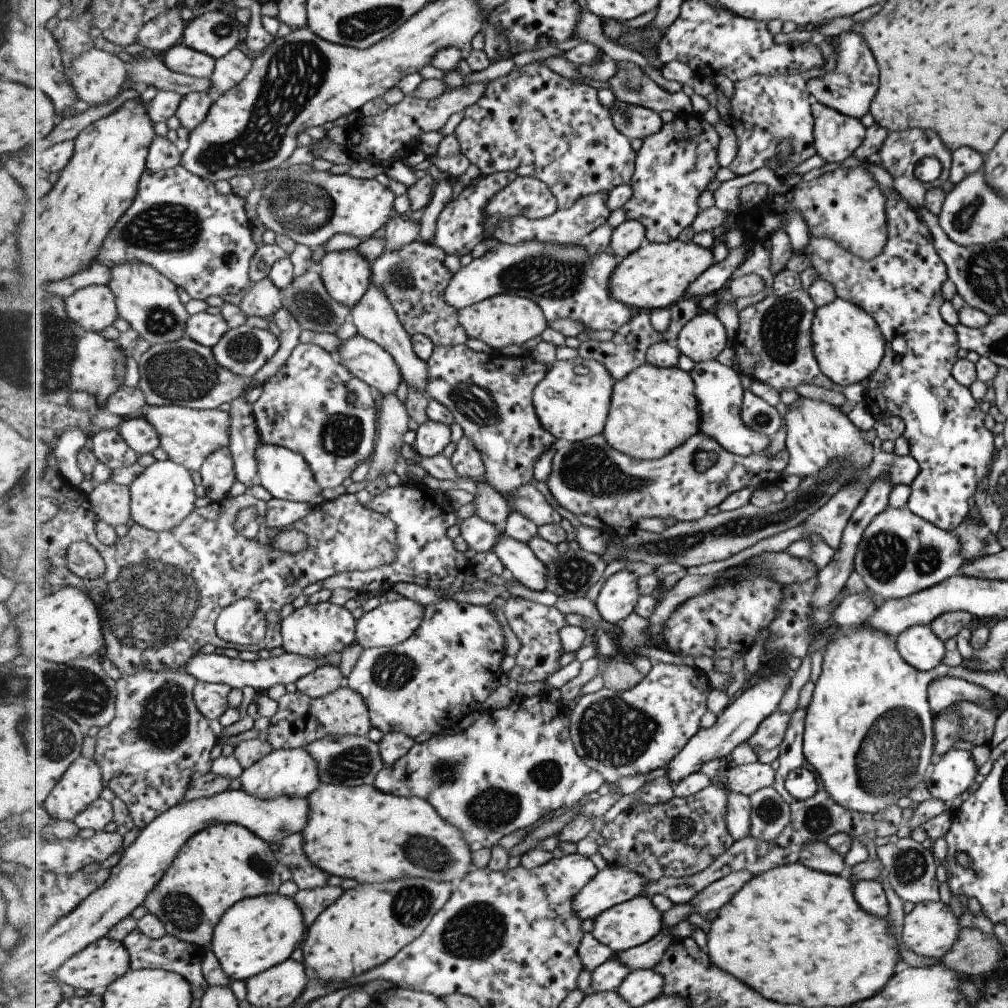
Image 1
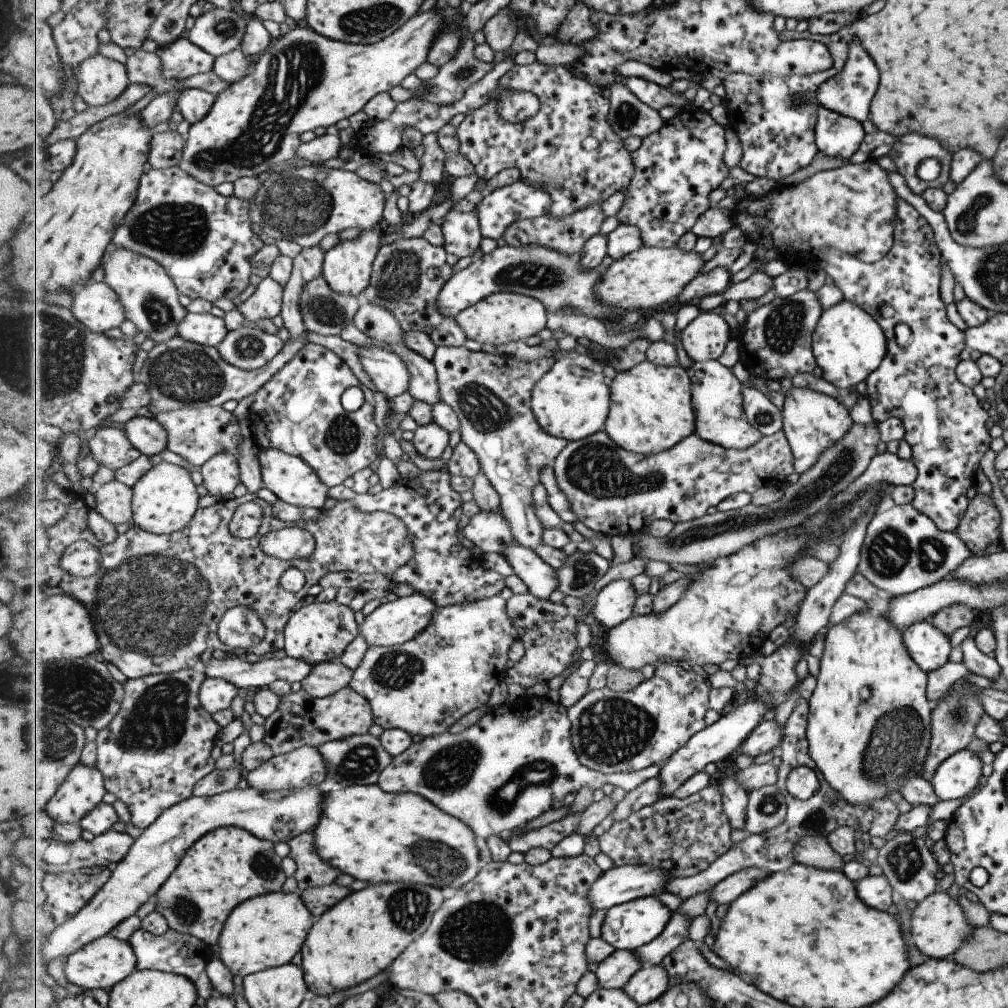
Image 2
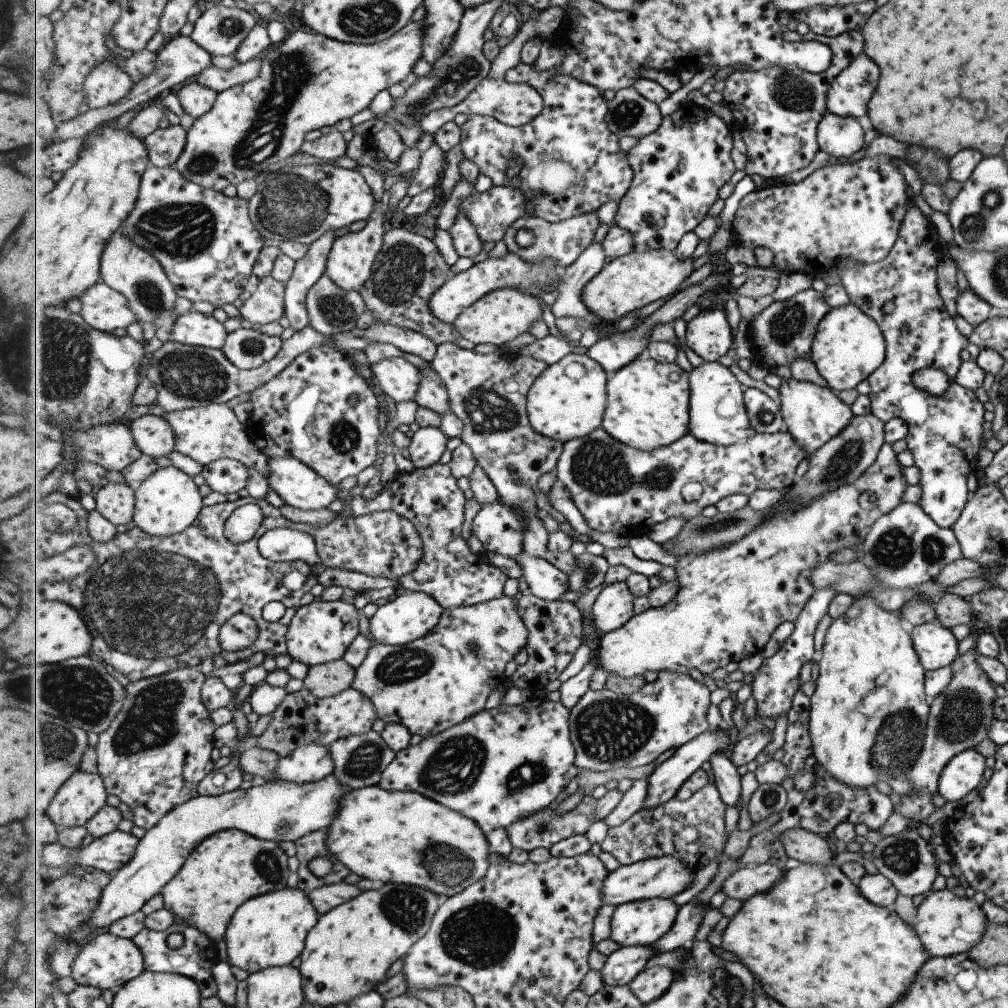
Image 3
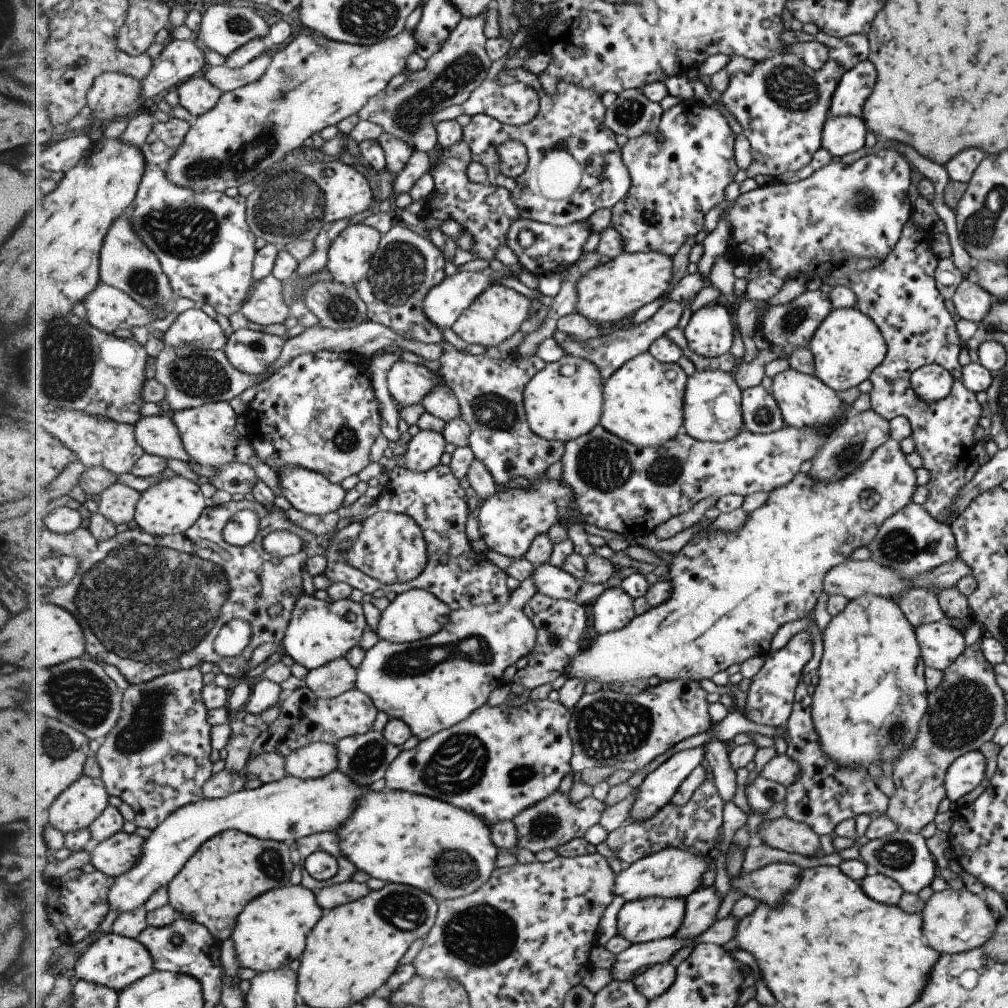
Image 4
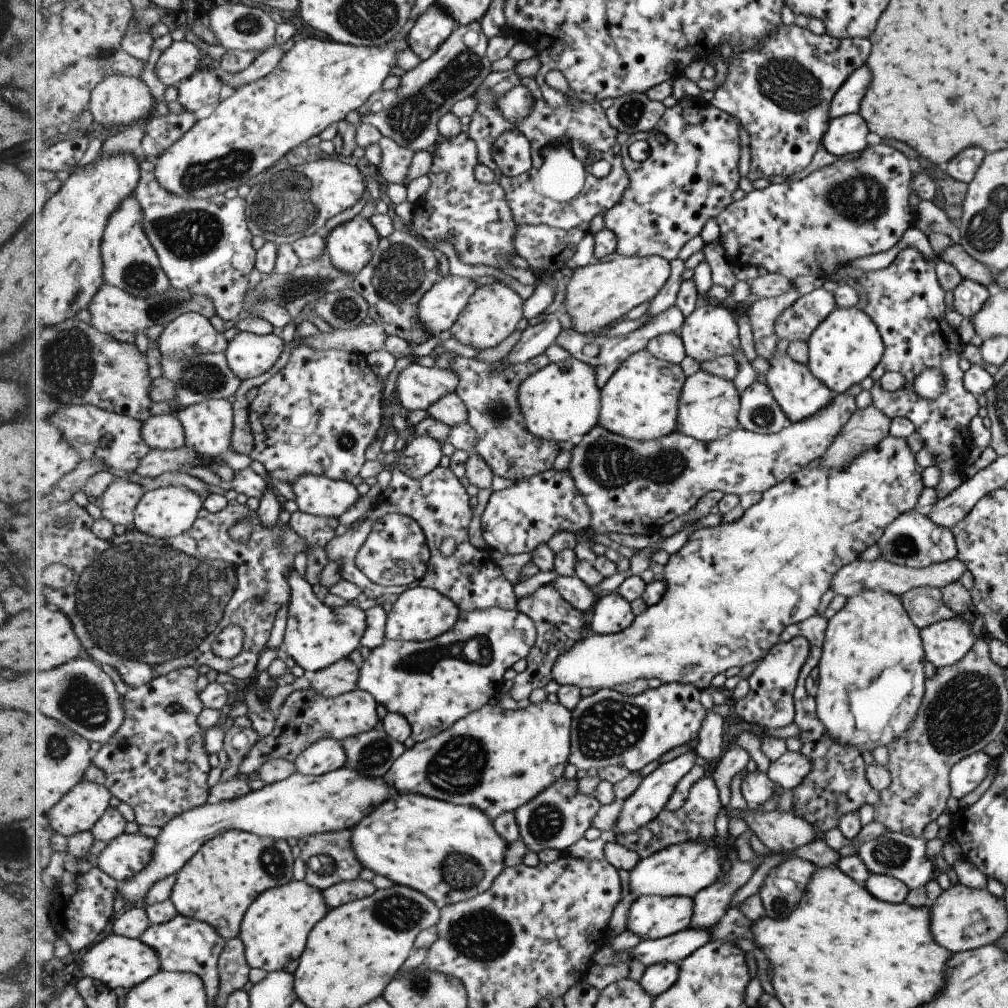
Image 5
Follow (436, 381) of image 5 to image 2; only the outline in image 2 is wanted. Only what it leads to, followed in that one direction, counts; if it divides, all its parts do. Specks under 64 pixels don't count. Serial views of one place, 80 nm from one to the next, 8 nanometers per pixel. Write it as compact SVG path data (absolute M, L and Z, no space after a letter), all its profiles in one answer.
M359 347L359 362L377 390L395 400L410 389L412 372L408 364L395 352L381 348Z

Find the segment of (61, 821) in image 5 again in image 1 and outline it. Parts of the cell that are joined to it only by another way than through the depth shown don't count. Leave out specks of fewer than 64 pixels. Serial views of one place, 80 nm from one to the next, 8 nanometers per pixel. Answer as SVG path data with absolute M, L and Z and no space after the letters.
M81 756L53 789L44 810L55 822L71 822L99 799L105 787L102 768L94 759Z

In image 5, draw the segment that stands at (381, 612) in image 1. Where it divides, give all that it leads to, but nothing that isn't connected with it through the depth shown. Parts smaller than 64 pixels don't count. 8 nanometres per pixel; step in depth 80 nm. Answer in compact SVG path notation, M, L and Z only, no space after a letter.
M414 585L398 597L388 612L386 638L402 641L428 641L449 632L460 619L463 611L440 590Z

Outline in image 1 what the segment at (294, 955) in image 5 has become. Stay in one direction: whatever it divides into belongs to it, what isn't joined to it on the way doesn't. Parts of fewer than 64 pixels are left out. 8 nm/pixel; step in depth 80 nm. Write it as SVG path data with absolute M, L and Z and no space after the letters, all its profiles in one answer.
M281 893L249 897L223 915L210 948L232 982L244 981L289 960L291 954L301 948L308 930L304 912L294 897Z

